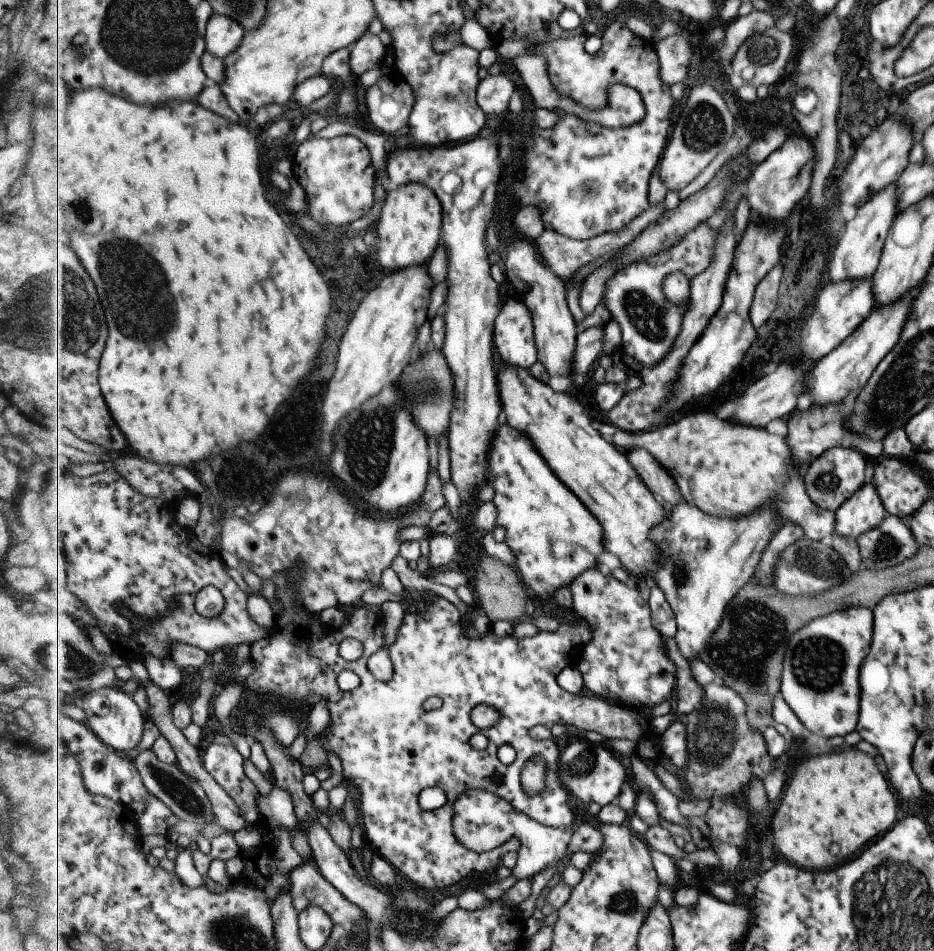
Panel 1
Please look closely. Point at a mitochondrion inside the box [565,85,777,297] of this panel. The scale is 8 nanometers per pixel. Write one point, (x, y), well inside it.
(704, 128)

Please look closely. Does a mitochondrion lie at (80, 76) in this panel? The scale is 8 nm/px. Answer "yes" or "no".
no

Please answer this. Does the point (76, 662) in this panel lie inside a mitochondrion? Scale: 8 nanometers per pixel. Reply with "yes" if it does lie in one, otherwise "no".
yes

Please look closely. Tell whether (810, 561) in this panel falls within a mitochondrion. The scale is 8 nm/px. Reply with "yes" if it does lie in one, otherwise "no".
yes

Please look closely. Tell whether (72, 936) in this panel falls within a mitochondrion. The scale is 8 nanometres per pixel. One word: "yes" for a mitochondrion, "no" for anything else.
no

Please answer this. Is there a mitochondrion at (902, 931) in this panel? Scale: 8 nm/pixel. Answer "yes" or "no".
yes

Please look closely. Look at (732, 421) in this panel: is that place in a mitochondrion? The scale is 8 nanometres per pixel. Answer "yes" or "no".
no

